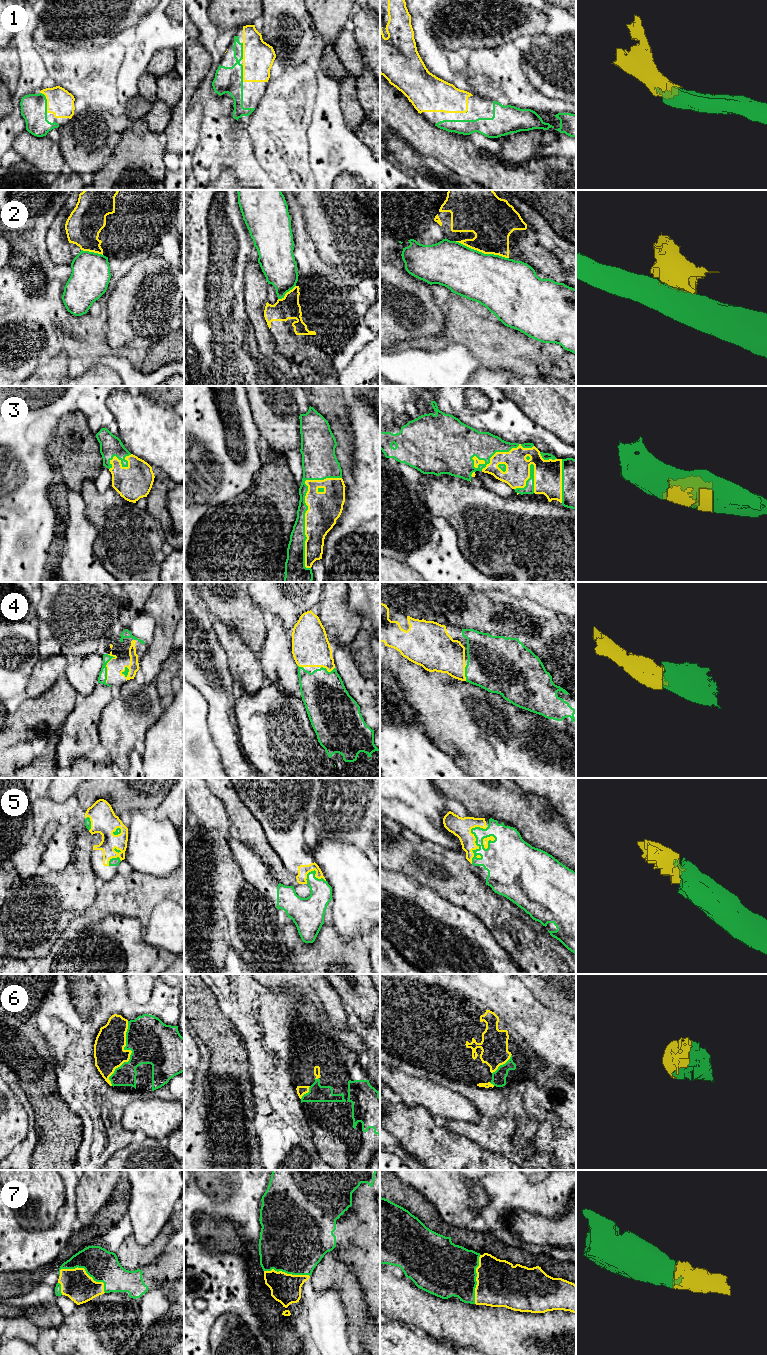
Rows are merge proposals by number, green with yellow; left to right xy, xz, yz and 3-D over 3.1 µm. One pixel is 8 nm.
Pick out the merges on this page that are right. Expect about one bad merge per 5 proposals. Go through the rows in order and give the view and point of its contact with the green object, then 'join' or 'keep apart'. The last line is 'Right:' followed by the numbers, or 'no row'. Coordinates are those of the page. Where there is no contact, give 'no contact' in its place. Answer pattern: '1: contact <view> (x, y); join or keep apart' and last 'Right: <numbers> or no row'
1: contact xz (242, 73); join
2: contact yz (481, 252); keep apart
3: contact xz (307, 507); join
4: contact xz (326, 670); join
5: contact yz (476, 839); join
6: contact xy (131, 1053); join
7: contact xy (85, 1270); join
Right: 1, 3, 4, 5, 6, 7

